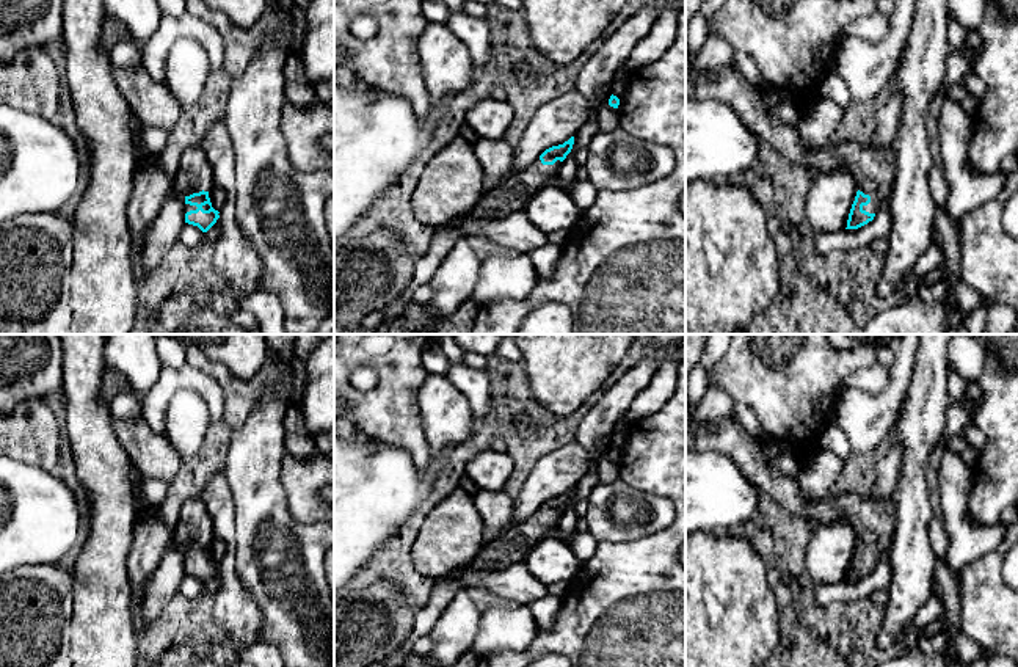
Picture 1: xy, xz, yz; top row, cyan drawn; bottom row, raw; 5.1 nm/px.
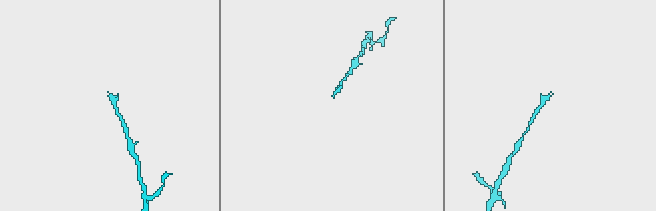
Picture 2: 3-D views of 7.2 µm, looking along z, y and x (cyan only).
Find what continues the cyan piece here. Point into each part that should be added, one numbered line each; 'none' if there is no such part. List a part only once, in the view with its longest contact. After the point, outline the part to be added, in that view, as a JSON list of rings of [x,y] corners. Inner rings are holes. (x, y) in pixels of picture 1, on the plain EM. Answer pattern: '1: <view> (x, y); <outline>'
1: yz (874, 520); [[[728,417],[717,422],[687,422],[685,449],[711,450],[733,458],[761,493],[813,524],[830,524],[842,516],[855,529],[858,541],[871,548],[863,562],[877,565],[882,557],[889,556],[896,530],[894,499],[872,499],[856,493],[806,499],[794,477],[778,472],[762,446]]]

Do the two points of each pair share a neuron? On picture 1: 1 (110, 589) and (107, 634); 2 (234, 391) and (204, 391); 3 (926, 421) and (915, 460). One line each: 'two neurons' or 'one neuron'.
1: one neuron
2: two neurons
3: one neuron

